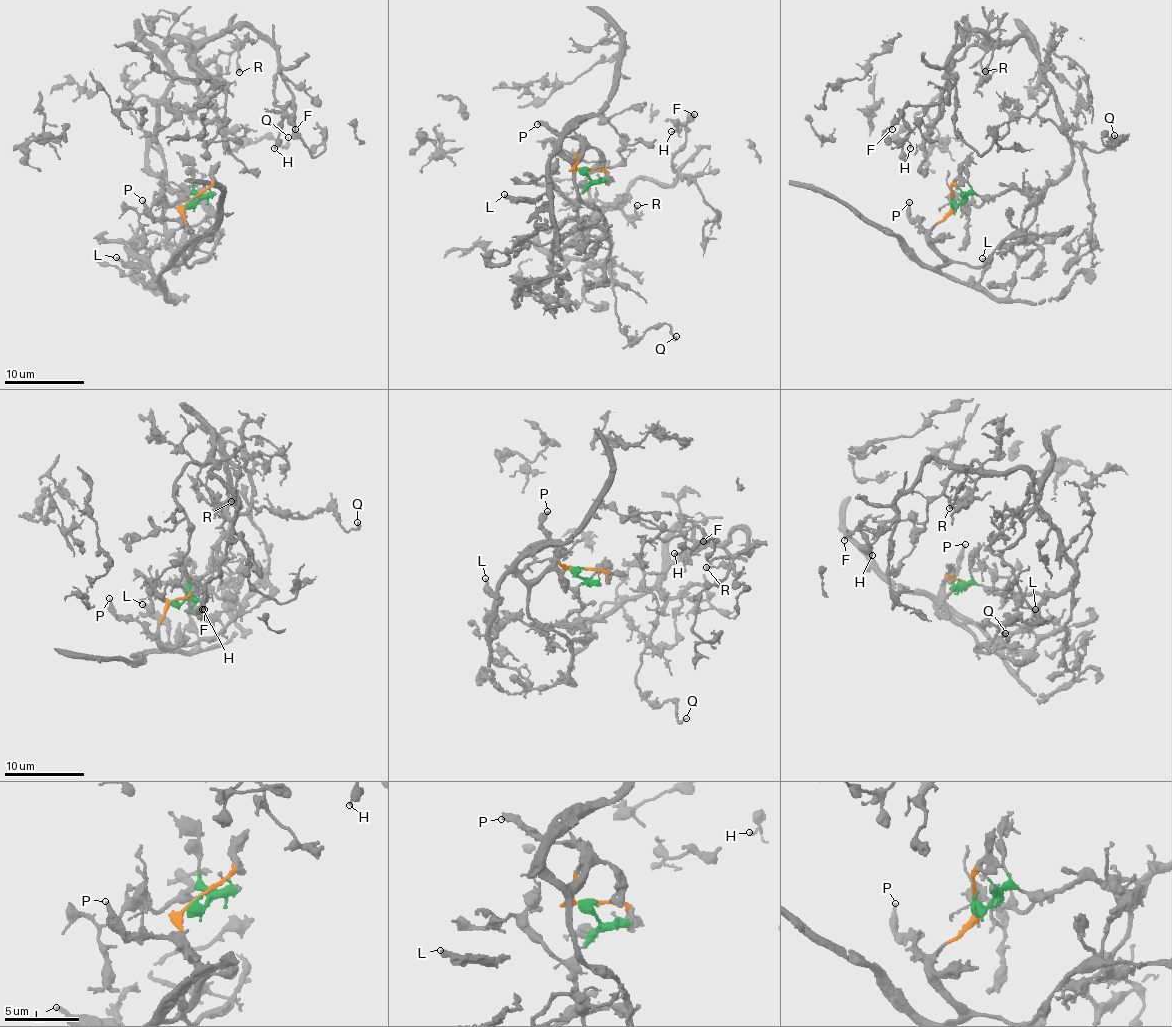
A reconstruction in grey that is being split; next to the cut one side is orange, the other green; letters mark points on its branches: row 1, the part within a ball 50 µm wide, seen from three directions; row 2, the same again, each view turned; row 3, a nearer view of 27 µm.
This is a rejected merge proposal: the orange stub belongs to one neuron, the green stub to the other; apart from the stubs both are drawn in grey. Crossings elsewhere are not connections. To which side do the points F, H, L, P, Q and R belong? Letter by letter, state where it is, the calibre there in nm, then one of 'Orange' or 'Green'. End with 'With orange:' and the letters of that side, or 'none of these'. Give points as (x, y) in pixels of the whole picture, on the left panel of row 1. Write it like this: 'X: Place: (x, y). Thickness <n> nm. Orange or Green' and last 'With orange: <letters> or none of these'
F: Place: (295, 129). Thickness 320 nm. Green
H: Place: (274, 148). Thickness 130 nm. Green
L: Place: (116, 257). Thickness 280 nm. Orange
P: Place: (142, 200). Thickness 240 nm. Orange
Q: Place: (288, 137). Thickness 240 nm. Green
R: Place: (239, 72). Thickness 340 nm. Green
With orange: L, P

